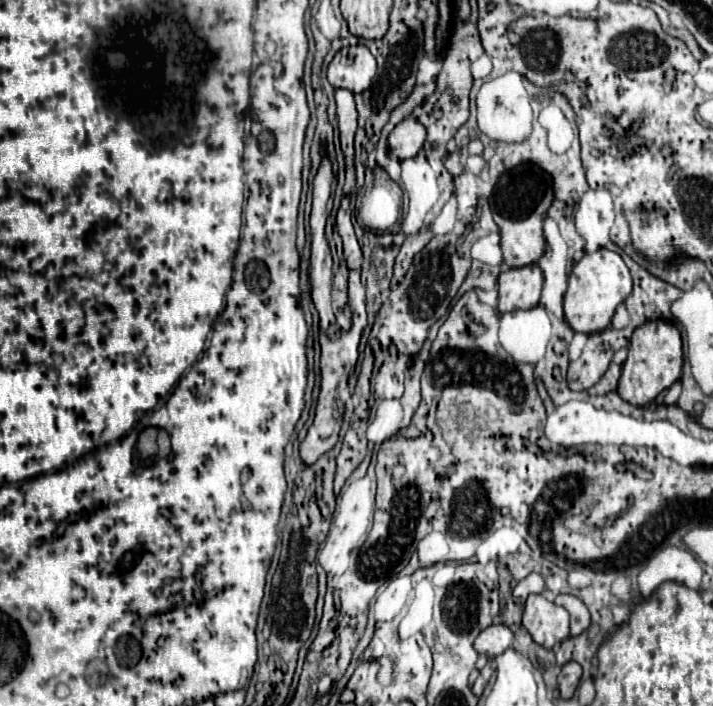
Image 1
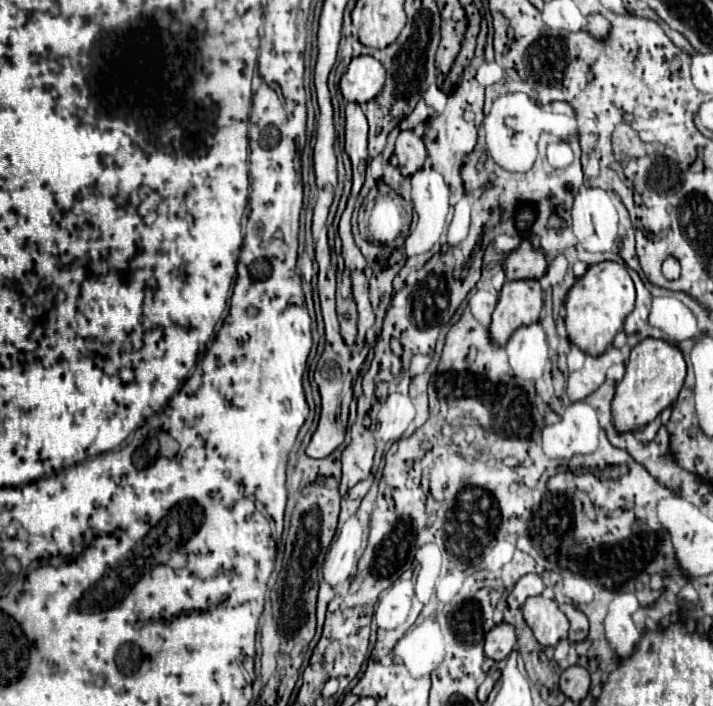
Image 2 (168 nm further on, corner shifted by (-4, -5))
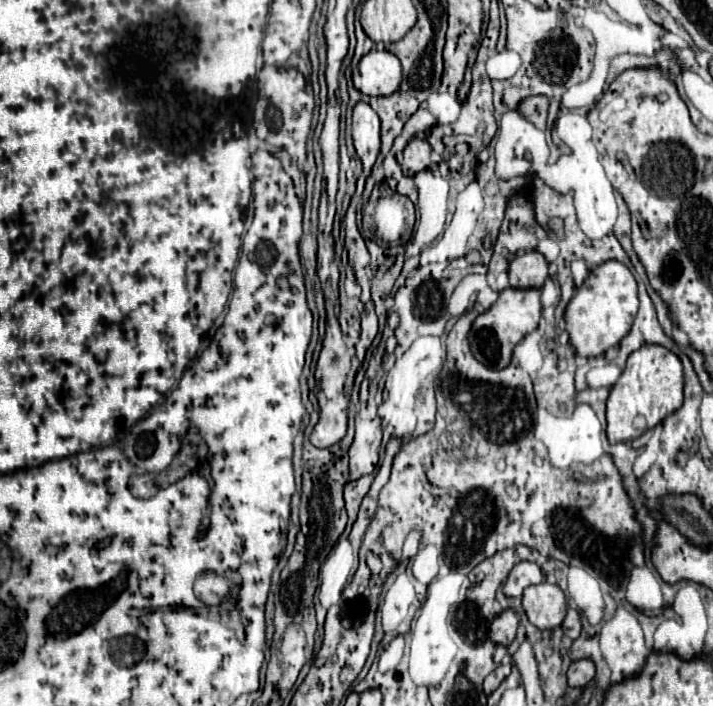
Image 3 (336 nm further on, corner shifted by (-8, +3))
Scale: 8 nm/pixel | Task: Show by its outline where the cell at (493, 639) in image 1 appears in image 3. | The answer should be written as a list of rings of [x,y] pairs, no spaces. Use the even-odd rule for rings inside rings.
[[[505,609],[491,623],[491,633],[489,633],[491,641],[497,643],[497,645],[505,645],[507,647],[515,639],[515,635],[517,635],[517,625],[519,625],[519,619],[513,613],[513,609]]]

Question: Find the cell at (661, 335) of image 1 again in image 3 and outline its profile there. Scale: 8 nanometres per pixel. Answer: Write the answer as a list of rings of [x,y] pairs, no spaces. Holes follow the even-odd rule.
[[[643,345],[631,353],[619,381],[607,399],[607,439],[609,443],[629,443],[647,429],[659,425],[683,403],[683,365],[677,355],[661,345]]]

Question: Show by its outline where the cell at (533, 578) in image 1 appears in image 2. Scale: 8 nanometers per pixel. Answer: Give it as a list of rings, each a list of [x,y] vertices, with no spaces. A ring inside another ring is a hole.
[[[525,575],[521,577],[517,583],[515,583],[512,592],[510,593],[507,602],[510,607],[520,607],[527,601],[527,597],[533,597],[533,595],[541,595],[545,589],[543,581],[539,575]]]

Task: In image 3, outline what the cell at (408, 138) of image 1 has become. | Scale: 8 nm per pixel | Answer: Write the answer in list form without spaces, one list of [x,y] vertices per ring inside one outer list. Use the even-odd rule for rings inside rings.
[[[413,137],[407,143],[403,155],[405,155],[403,175],[407,175],[407,177],[413,177],[415,173],[427,169],[431,163],[431,147],[425,139],[419,139],[419,137]]]

